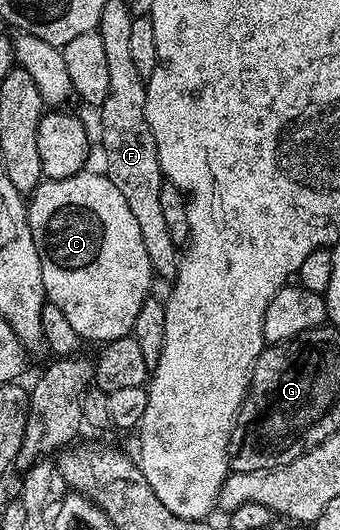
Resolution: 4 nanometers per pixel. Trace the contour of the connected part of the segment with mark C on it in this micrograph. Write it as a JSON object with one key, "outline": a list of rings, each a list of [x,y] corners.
{"outline":[[[83,172],[64,180],[43,180],[29,195],[28,220],[32,240],[36,240],[36,252],[40,252],[40,272],[44,276],[48,301],[64,312],[79,339],[105,344],[131,337],[136,316],[140,316],[144,300],[151,297],[150,285],[156,282],[156,275],[144,248],[144,236],[140,236],[136,225],[136,216],[132,216],[124,195],[105,173],[90,173]]]}

